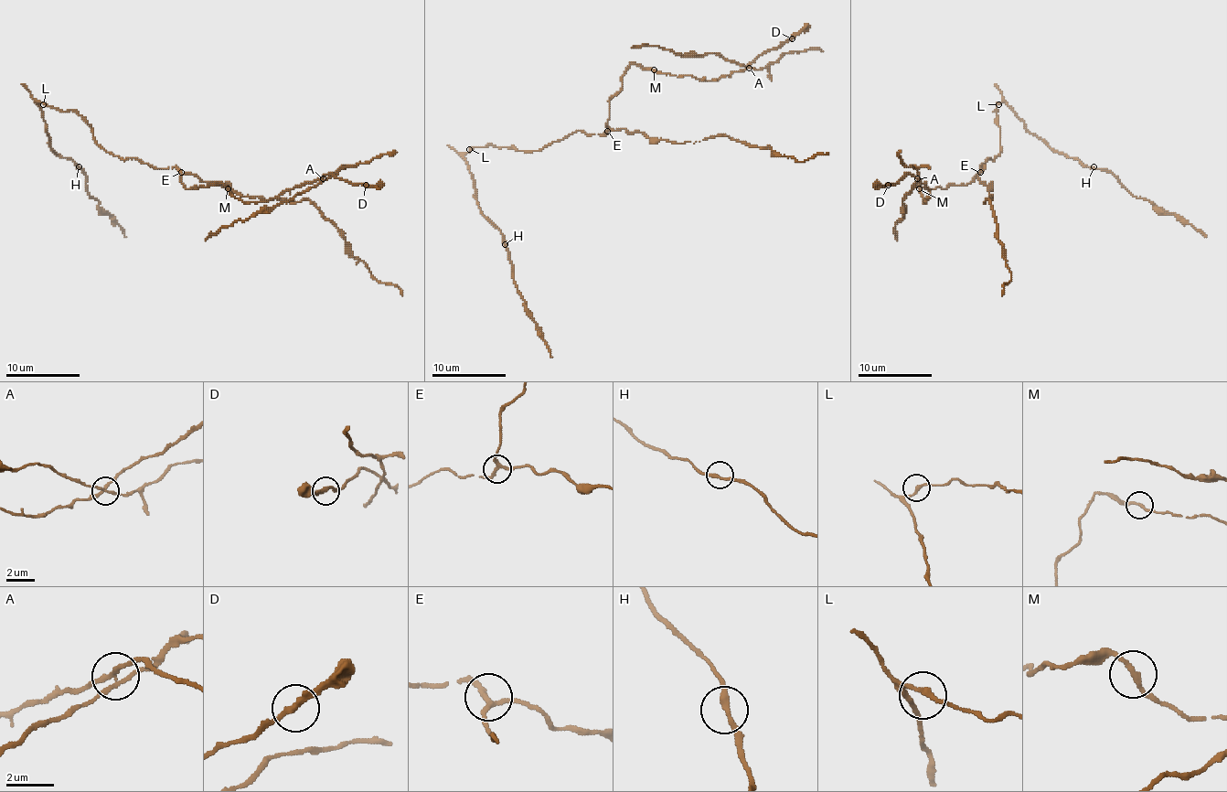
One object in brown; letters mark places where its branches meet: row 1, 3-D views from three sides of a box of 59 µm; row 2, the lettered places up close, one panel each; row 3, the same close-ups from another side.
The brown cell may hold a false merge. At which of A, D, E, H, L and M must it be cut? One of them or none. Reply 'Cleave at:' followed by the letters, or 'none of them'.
Cleave at: A

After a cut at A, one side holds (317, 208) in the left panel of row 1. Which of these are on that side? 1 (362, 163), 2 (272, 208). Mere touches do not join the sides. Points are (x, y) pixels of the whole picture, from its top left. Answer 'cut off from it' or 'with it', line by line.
1: cut off from it
2: cut off from it

